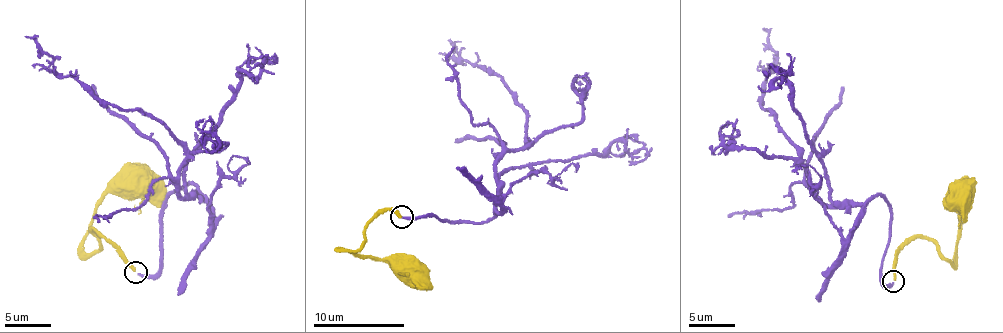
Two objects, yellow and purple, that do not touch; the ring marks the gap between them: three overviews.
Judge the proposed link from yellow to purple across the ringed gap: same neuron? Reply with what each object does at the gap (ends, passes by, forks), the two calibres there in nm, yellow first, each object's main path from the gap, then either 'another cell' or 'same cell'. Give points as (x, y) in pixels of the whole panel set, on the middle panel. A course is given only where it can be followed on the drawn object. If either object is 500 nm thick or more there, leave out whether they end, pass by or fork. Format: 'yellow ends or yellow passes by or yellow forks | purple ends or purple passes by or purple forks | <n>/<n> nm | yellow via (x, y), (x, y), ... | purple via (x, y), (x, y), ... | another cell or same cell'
yellow ends | purple ends | 240/200 nm | yellow via (401, 217), (388, 210), (374, 218), (365, 229), (363, 244), (354, 251), (342, 248), (401, 261), (407, 268) | purple via (402, 217), (485, 222), (496, 209), (495, 166), (526, 145), (518, 101), (501, 77), (456, 61), (450, 38) | same cell

